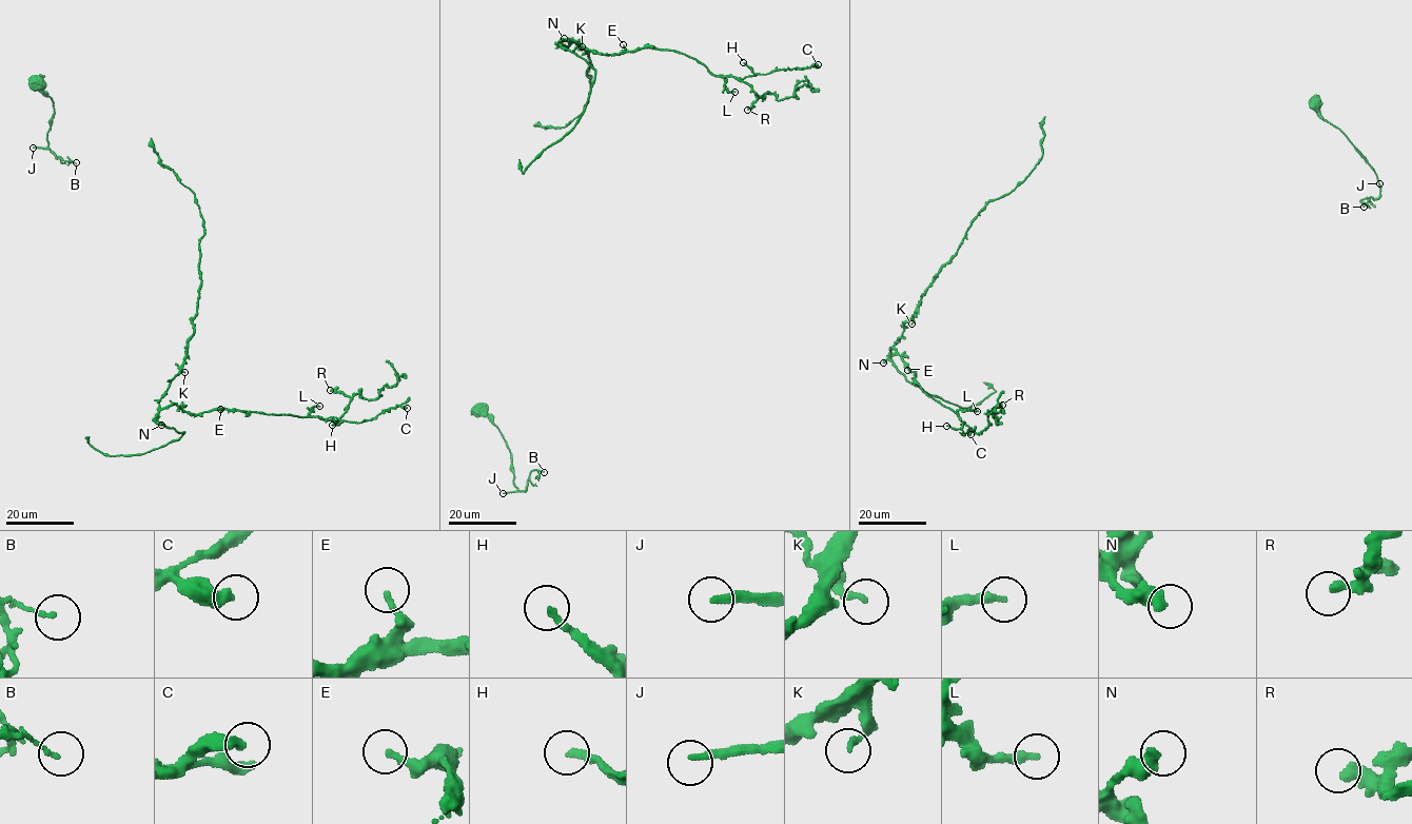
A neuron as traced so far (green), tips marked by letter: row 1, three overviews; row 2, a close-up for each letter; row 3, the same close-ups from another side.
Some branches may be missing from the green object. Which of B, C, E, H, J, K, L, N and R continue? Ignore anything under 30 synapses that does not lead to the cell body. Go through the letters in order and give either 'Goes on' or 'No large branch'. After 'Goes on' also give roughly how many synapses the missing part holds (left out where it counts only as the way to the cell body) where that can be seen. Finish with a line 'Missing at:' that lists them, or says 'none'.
B: No large branch
C: No large branch
E: No large branch
H: No large branch
J: Goes on. Roughly 120 synapses
K: No large branch
L: No large branch
N: No large branch
R: No large branch
Missing at: J

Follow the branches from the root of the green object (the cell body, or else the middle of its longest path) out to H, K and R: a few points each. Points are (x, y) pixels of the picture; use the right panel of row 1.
H: (1313, 103), (1044, 118), (1041, 158), (977, 215), (890, 348), (926, 394), (964, 423), (960, 429), (946, 426)
K: (1313, 103), (1044, 118), (1041, 158), (1014, 190), (992, 199), (977, 215), (957, 254), (921, 296), (912, 324)
R: (1313, 103), (1044, 118), (1041, 158), (977, 215), (890, 348), (926, 394), (976, 433), (1002, 405)

